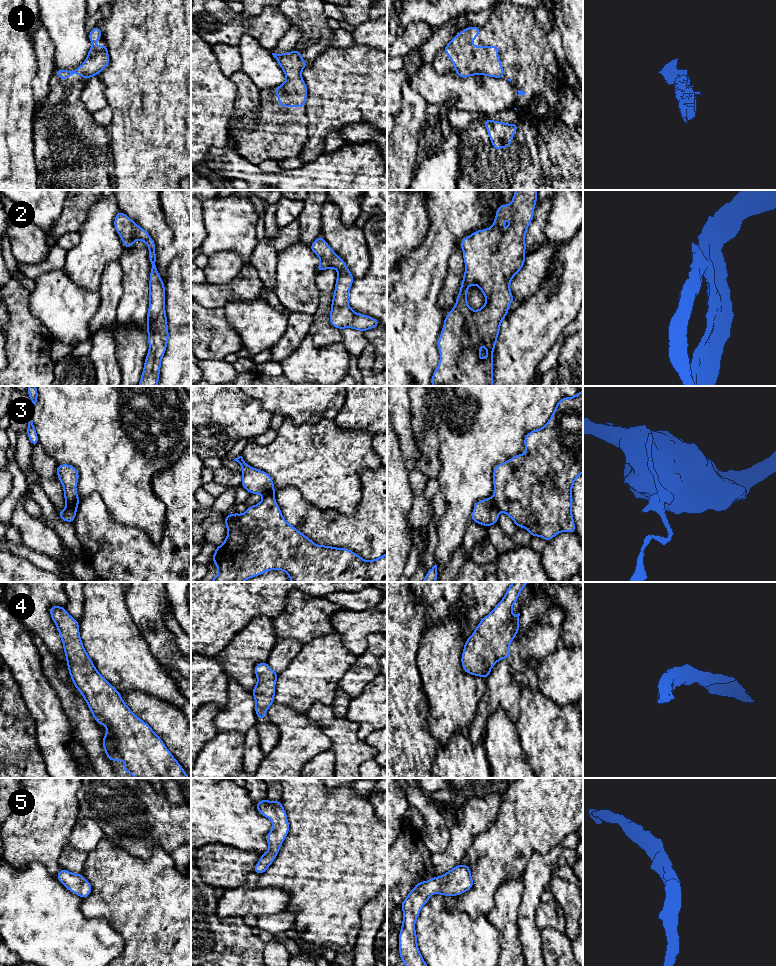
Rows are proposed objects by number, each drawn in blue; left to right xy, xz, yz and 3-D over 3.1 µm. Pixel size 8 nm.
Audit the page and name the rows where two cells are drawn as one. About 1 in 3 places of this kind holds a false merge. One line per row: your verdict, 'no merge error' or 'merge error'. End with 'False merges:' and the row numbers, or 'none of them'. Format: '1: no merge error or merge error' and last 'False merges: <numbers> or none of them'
1: no merge error
2: merge error
3: merge error
4: no merge error
5: no merge error
False merges: 2, 3

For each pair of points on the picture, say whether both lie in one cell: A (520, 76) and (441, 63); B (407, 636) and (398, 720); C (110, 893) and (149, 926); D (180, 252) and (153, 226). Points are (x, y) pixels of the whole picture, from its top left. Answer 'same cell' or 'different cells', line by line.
A: same cell
B: same cell
C: same cell
D: different cells

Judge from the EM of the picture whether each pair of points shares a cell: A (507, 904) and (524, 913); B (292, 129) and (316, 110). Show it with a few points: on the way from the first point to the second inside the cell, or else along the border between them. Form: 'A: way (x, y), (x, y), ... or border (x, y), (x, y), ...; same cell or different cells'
A: border (524, 888), (522, 902), (519, 907), (519, 935); different cells
B: border (307, 94), (306, 140); different cells

